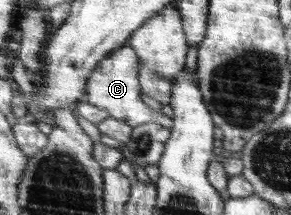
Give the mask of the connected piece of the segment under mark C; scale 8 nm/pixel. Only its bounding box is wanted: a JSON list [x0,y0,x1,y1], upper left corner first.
[85,42,173,129]

